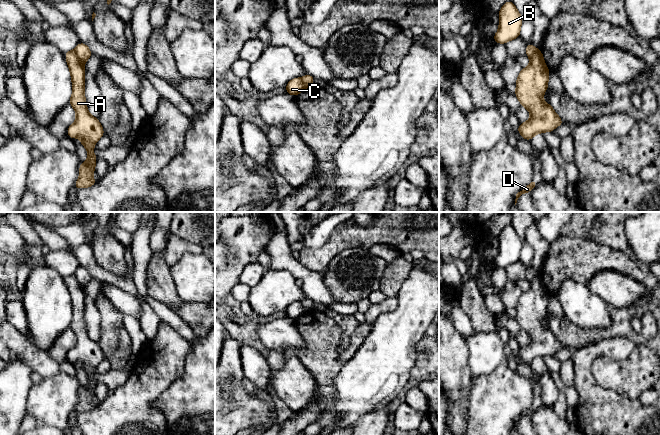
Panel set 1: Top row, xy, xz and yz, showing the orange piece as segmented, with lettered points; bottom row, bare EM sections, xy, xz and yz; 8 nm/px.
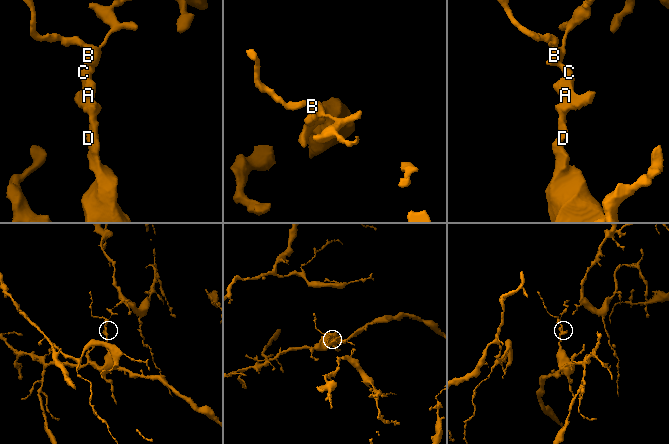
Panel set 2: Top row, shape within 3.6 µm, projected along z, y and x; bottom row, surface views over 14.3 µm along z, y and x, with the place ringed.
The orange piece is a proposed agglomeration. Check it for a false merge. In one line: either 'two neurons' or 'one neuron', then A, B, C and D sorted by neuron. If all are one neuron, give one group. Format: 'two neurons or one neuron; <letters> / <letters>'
two neurons; A C D / B

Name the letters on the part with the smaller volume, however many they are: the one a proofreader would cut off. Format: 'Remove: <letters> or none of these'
Remove: B

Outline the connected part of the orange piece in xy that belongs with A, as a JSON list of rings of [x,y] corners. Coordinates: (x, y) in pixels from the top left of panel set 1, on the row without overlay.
[[[74,274],[65,277],[65,282],[72,303],[72,320],[69,328],[76,335],[76,344],[67,353],[70,362],[79,362],[88,376],[88,384],[80,387],[80,401],[76,404],[75,413],[87,412],[96,408],[93,396],[96,390],[94,369],[104,359],[104,354],[98,342],[93,341],[87,333],[85,325],[85,291]]]

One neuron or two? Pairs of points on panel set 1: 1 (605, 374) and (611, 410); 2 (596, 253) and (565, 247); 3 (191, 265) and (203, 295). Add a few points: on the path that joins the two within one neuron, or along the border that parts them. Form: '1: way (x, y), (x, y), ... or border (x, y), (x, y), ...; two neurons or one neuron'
1: border (591, 373), (601, 386), (630, 398); two neurons
2: way (588, 253), (573, 253); one neuron
3: way (193, 272), (195, 280), (202, 288); one neuron

